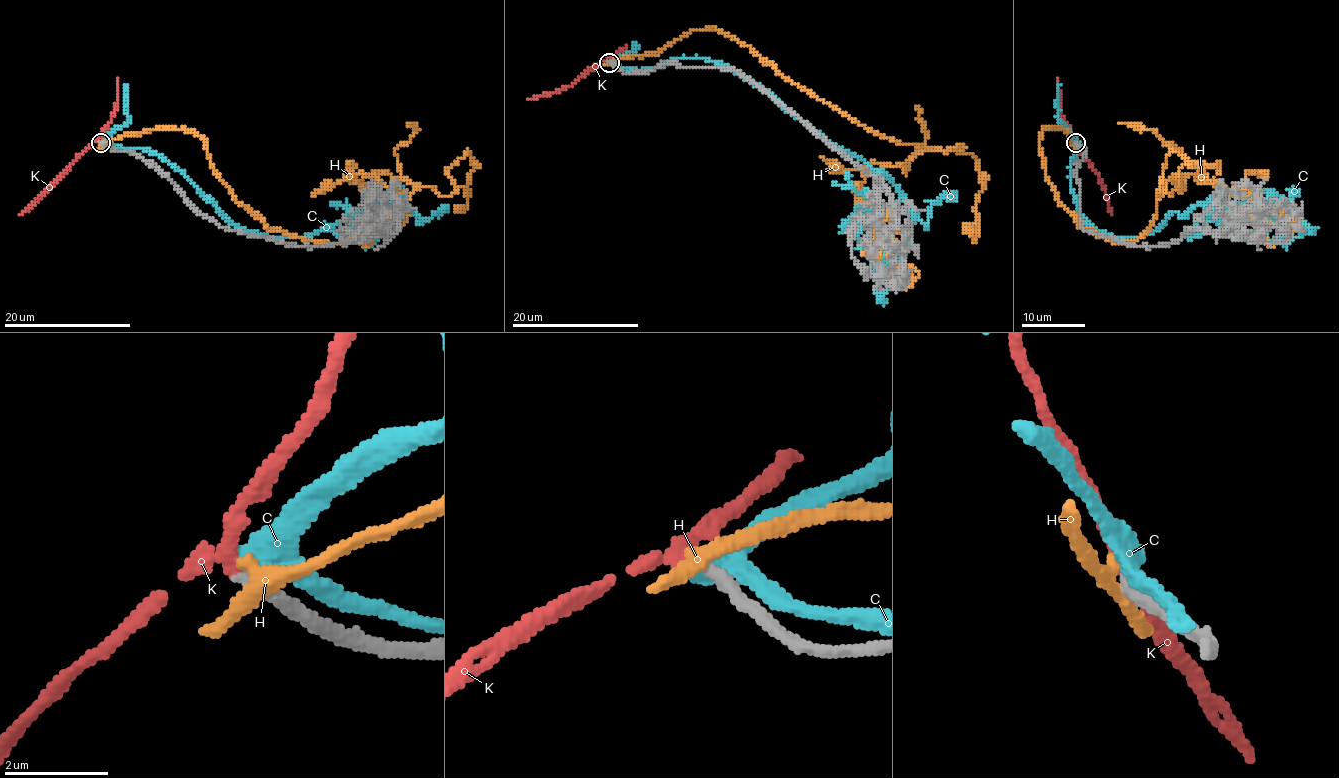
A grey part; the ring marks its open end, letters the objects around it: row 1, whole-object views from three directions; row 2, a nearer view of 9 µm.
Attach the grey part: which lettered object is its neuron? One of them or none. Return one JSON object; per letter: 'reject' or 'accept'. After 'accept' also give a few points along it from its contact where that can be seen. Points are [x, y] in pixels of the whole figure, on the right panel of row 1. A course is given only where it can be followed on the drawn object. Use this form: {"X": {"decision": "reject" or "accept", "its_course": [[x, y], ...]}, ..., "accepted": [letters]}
{"C": {"decision": "reject"}, "H": {"decision": "reject"}, "K": {"decision": "accept", "its_course": [[1074, 142], [1100, 176], [1112, 215]]}, "accepted": ["K"]}

